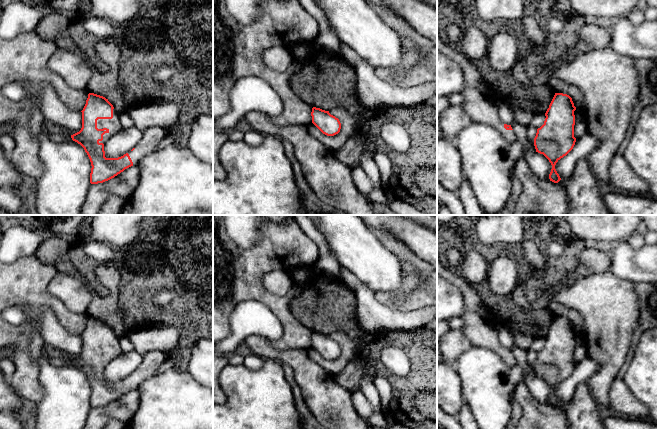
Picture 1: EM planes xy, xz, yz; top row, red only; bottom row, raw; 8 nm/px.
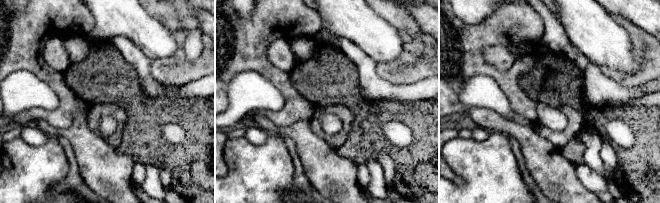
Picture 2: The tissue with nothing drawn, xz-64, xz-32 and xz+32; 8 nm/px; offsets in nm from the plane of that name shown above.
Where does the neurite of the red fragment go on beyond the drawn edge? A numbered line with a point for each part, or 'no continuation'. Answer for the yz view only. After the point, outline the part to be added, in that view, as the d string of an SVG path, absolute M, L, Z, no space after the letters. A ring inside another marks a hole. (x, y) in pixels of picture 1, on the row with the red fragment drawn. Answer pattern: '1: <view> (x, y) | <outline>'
1: yz (480, 109) | M437 32L437 51L448 56L461 68L465 86L460 94L463 95L463 109L472 122L486 124L495 128L508 141L517 140L513 130L506 130L499 116L498 105L495 99L489 99L483 95L476 84L481 78L477 67L466 57L463 52L454 50L450 44Z

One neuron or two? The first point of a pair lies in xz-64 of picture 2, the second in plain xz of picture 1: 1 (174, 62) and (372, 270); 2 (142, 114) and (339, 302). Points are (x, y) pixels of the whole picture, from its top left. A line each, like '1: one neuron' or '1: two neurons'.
1: two neurons
2: one neuron

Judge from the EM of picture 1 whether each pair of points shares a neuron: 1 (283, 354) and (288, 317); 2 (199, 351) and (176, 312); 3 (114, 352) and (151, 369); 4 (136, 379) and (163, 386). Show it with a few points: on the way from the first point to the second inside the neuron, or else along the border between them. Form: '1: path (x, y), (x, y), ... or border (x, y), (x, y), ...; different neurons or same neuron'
1: path (289, 345), (289, 326); same neuron
2: border (202, 337), (190, 349); different neurons
3: path (99, 370), (99, 379), (106, 386), (131, 382); same neuron
4: border (156, 373), (145, 379), (136, 389); different neurons

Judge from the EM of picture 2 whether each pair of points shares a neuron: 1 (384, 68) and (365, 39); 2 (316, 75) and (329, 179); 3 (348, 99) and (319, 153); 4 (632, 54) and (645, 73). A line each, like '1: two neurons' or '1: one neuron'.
1: two neurons
2: two neurons
3: two neurons
4: two neurons

